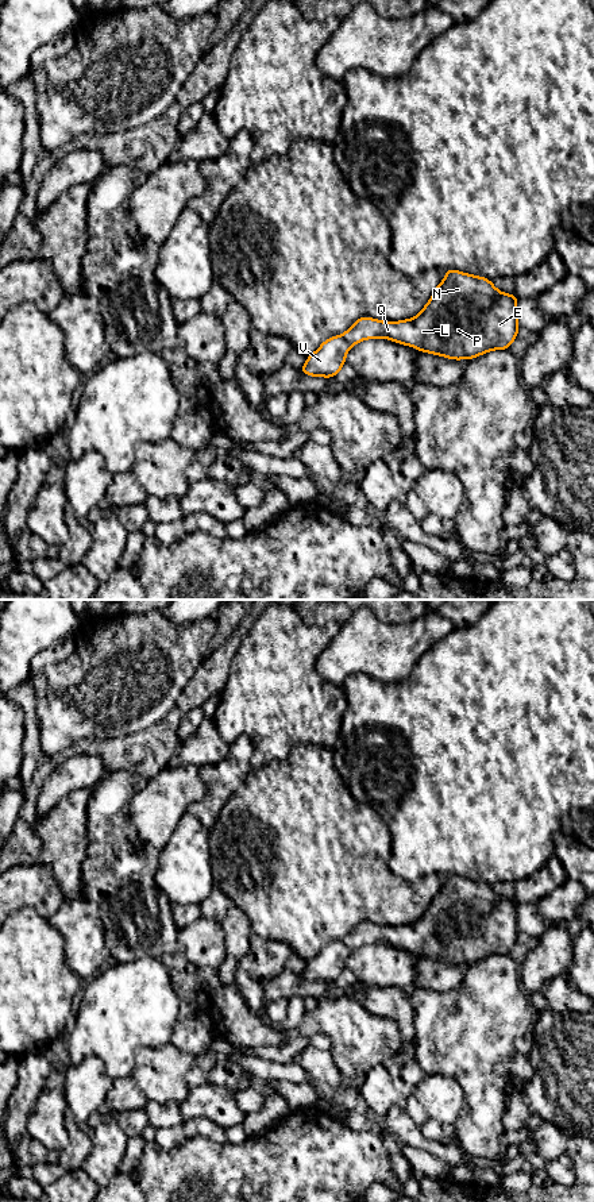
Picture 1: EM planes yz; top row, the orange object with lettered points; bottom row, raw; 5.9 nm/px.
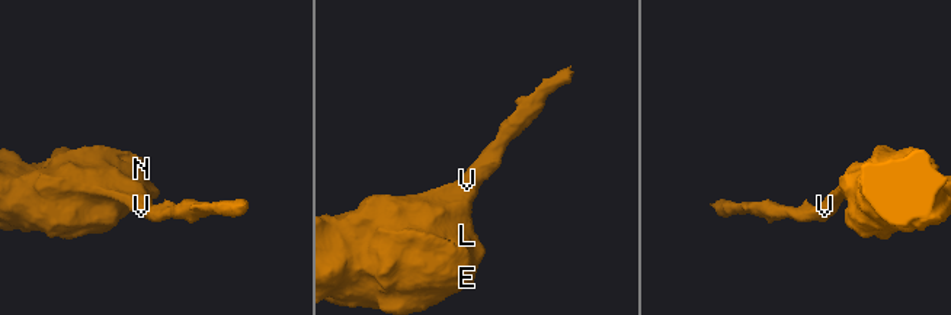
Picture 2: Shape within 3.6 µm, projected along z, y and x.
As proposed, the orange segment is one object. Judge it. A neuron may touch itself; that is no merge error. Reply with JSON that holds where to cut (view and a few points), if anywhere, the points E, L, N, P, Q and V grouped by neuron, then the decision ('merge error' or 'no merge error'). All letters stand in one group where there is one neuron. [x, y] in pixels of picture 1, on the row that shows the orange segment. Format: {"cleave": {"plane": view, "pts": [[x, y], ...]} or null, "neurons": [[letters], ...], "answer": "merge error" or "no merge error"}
{"cleave": null, "neurons": [["E", "L", "N", "P", "Q", "V"]], "answer": "no merge error"}

